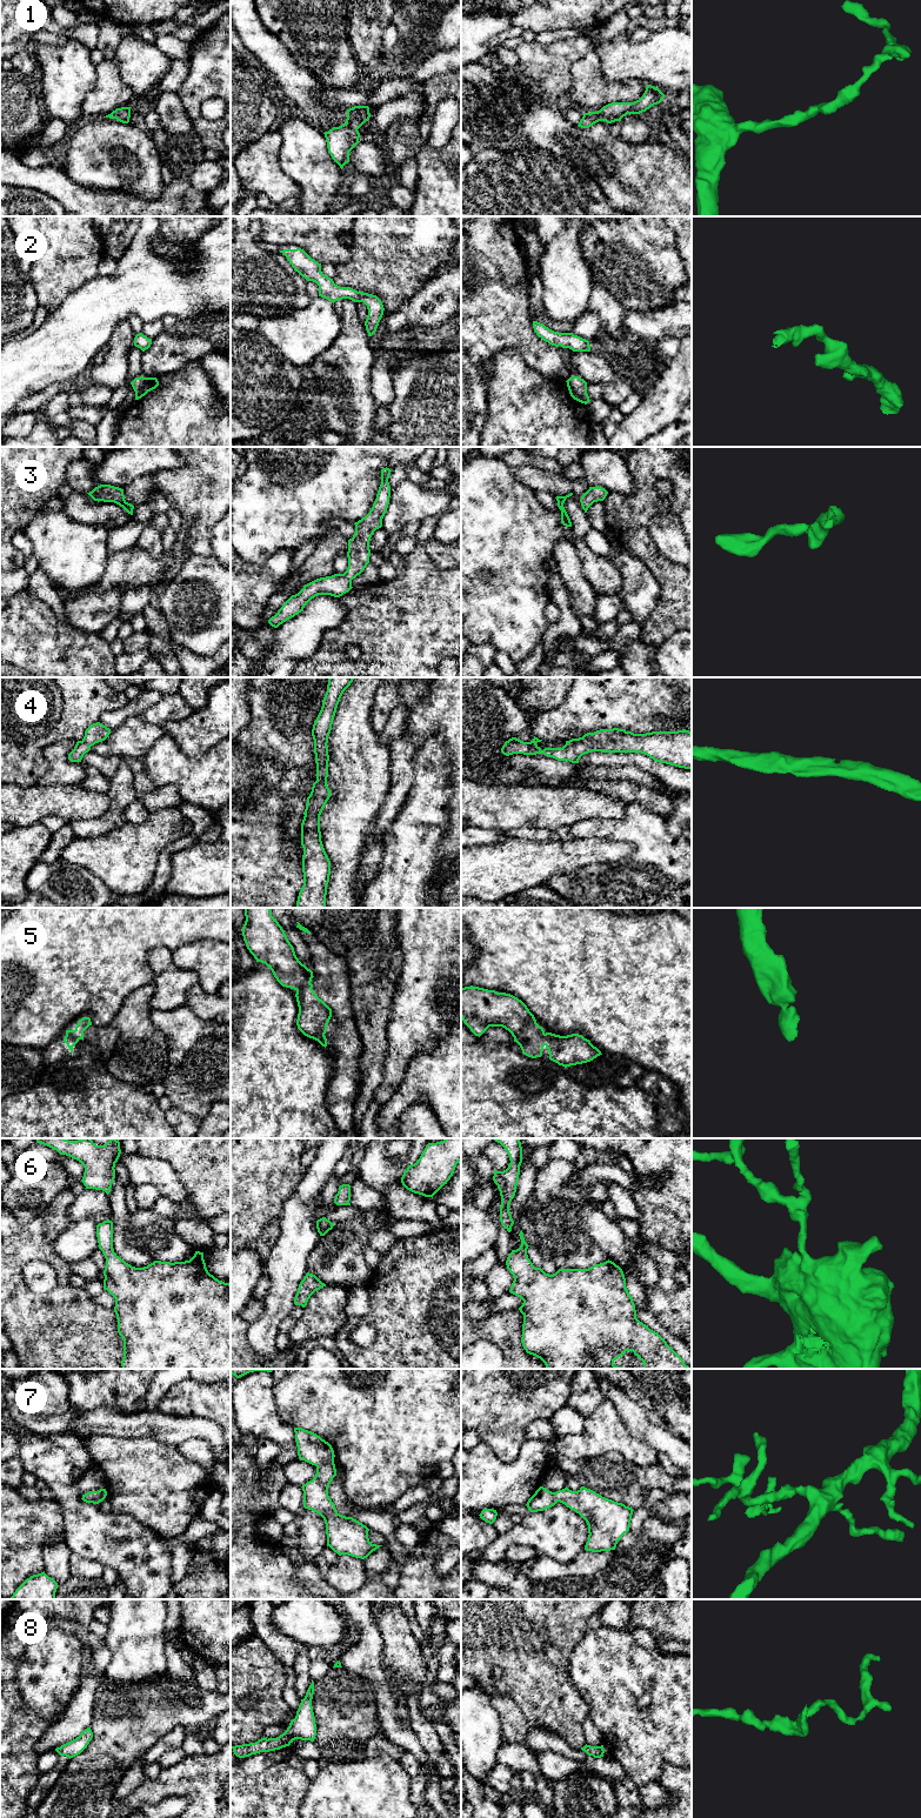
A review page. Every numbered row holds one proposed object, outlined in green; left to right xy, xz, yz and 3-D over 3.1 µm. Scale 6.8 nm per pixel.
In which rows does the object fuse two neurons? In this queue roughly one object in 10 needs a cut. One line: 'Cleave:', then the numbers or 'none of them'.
Cleave: none of them

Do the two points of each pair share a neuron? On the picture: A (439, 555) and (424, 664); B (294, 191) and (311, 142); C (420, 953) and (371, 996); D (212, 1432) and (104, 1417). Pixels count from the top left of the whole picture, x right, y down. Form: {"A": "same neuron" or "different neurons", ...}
{"A": "different neurons", "B": "different neurons", "C": "different neurons", "D": "same neuron"}

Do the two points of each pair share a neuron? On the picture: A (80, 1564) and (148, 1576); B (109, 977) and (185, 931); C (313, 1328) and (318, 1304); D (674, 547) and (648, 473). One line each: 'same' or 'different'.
A: different
B: same
C: same
D: different

